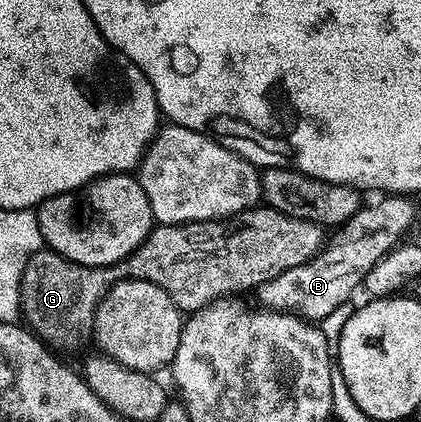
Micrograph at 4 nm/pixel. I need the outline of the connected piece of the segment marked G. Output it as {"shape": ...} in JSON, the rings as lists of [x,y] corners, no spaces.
{"shape":[[[254,207],[245,209],[242,213],[237,213],[234,217],[228,218],[227,223],[224,220],[219,221],[192,221],[191,223],[183,223],[182,225],[157,225],[147,235],[147,239],[143,239],[143,243],[128,257],[119,262],[115,262],[109,266],[83,266],[79,263],[72,262],[71,259],[65,258],[61,254],[53,252],[48,247],[42,247],[30,257],[25,264],[25,270],[21,275],[21,306],[20,316],[23,318],[24,324],[28,326],[32,332],[36,333],[50,349],[61,351],[66,349],[67,352],[73,353],[80,347],[81,341],[89,341],[91,337],[91,326],[93,324],[93,316],[97,310],[97,305],[102,298],[105,297],[107,291],[112,285],[116,285],[119,281],[146,281],[147,283],[155,283],[155,287],[159,287],[163,291],[167,291],[167,295],[171,299],[171,303],[175,303],[178,309],[182,311],[192,311],[194,309],[202,309],[204,305],[209,305],[212,301],[218,301],[220,297],[228,297],[230,295],[245,295],[245,292],[256,291],[263,283],[267,283],[271,279],[275,279],[279,275],[283,275],[283,271],[291,271],[291,267],[299,267],[303,263],[311,260],[316,253],[321,252],[323,248],[322,226],[304,221],[303,219],[295,219],[283,215],[279,211],[268,207]]]}

